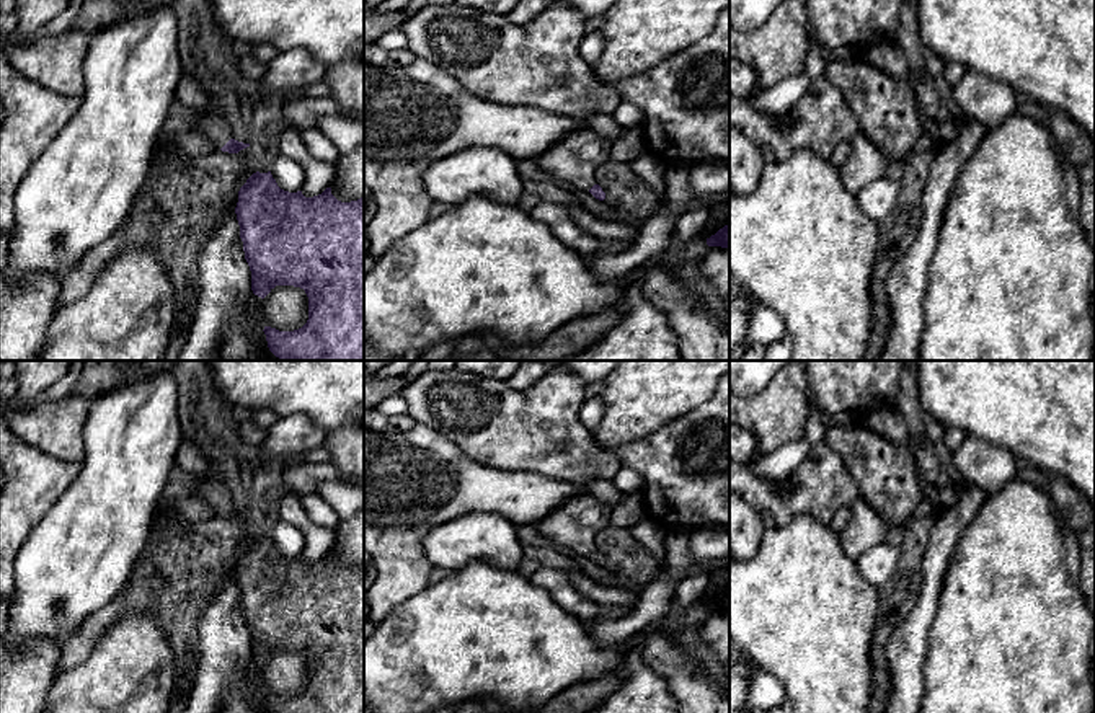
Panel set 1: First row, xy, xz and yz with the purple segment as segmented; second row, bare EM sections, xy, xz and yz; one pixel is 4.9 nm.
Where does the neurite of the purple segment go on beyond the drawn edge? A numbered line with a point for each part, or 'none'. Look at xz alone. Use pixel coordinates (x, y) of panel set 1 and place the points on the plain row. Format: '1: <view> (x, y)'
1: xz (575, 524)

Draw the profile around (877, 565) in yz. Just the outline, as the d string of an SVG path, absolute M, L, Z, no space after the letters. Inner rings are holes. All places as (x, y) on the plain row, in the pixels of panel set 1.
M883 542L863 551L855 560L855 565L863 579L868 581L875 589L880 589L896 573L899 556L899 548Z

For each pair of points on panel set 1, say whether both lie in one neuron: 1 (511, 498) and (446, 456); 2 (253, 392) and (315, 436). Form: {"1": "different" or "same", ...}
{"1": "same", "2": "different"}

